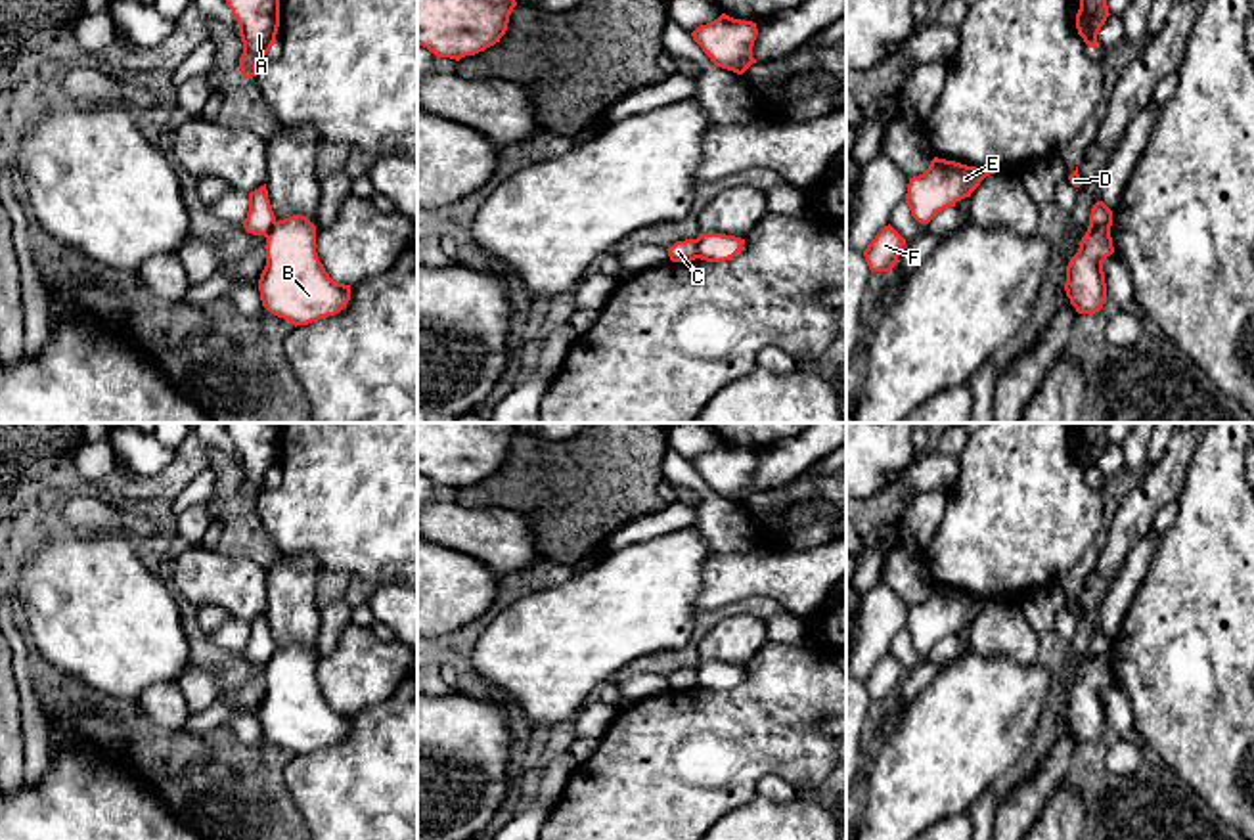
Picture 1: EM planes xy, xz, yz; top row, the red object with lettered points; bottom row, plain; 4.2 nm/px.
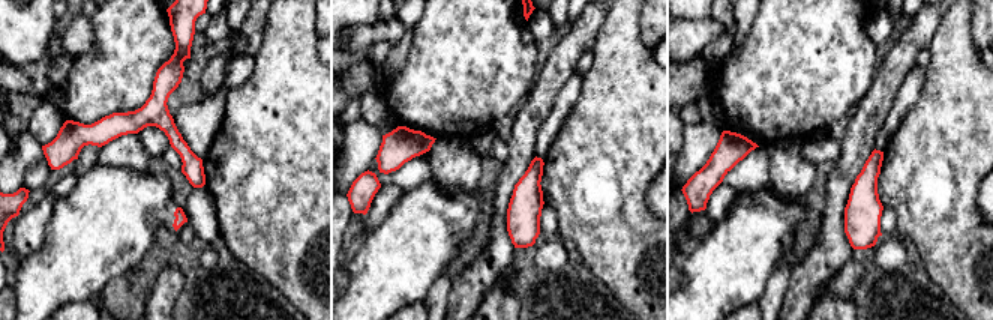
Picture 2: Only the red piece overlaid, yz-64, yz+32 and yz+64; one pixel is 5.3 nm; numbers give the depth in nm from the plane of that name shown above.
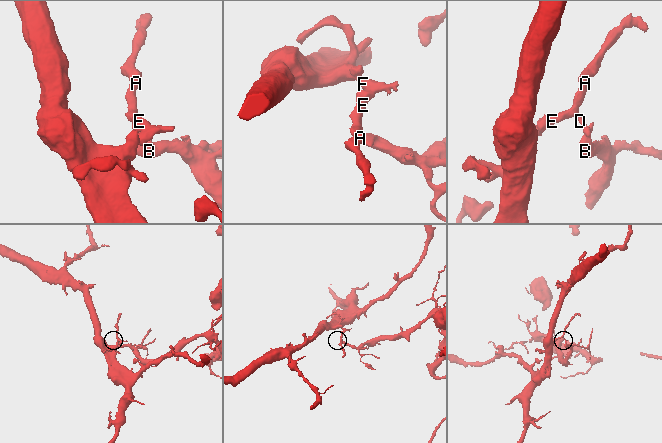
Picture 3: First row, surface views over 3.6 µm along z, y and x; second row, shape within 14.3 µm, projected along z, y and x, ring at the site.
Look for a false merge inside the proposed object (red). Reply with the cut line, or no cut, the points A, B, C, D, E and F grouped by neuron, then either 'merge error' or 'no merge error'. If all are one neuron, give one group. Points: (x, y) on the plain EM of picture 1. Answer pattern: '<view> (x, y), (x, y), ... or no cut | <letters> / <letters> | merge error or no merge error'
yz (1088, 655), (1109, 657) | A C D E F / B | merge error

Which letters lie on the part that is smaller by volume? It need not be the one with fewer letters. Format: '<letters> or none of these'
B

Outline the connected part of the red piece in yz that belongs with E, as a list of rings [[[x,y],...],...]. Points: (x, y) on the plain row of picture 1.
[[[934,586],[923,603],[909,607],[906,631],[917,651],[929,652],[940,639],[971,626],[980,610],[996,601],[999,599]]]

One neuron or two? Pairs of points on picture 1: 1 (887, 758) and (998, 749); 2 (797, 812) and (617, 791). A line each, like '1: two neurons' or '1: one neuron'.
1: one neuron
2: two neurons

